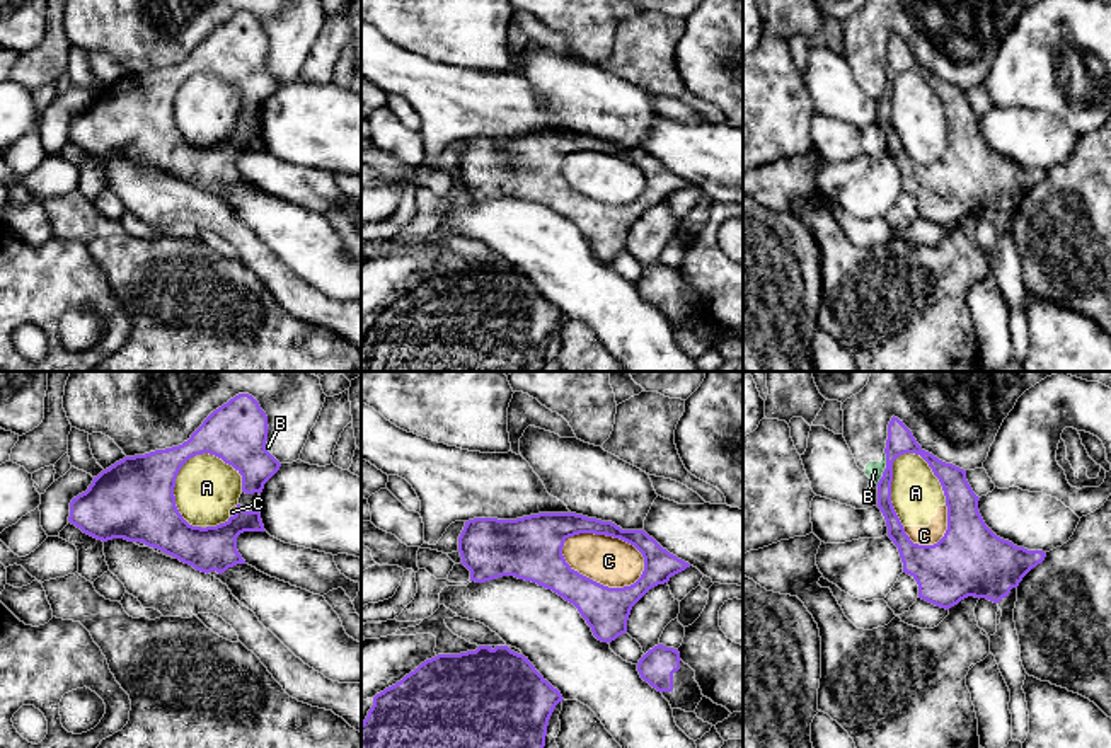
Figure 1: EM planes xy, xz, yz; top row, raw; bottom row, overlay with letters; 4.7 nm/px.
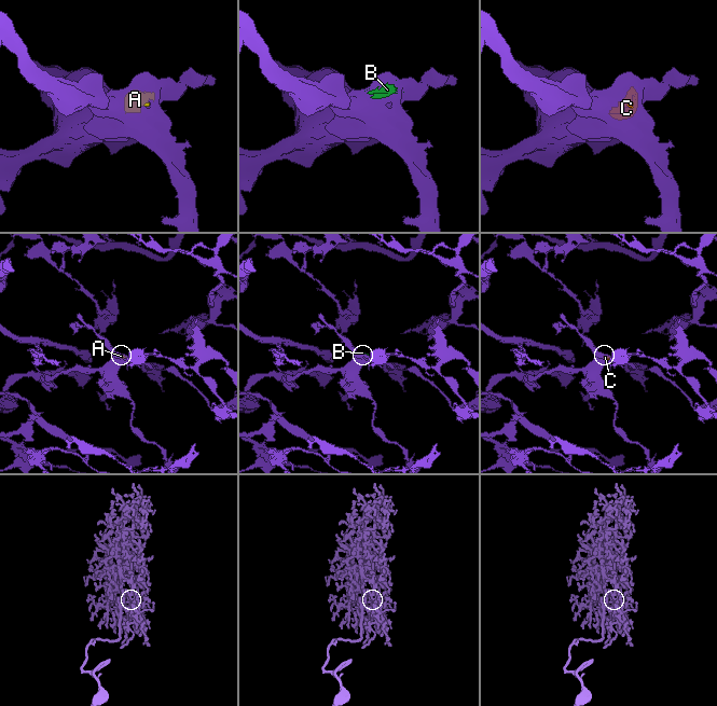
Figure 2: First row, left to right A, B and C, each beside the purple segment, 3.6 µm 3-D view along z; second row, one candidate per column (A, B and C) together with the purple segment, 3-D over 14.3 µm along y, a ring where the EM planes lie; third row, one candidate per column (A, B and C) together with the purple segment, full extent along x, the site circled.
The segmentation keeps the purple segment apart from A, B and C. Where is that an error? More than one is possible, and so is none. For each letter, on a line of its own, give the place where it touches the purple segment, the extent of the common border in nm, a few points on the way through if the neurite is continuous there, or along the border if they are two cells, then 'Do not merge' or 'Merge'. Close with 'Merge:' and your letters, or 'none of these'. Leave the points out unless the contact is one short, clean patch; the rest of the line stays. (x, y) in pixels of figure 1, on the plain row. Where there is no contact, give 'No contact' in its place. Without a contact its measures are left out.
A: Touches purple at xy (174, 103). Shared border 360 nm. Do not merge
B: Touches purple at yz (886, 86). Shared border 160 nm. Boundary: yz (885, 70), (885, 89), (876, 101). Do not merge
C: Touches purple at xz (610, 154). Shared border 420 nm. Do not merge
Merge: none of these

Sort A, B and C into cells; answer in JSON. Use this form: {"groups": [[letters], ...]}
{"groups": [["A", "B", "C"]]}

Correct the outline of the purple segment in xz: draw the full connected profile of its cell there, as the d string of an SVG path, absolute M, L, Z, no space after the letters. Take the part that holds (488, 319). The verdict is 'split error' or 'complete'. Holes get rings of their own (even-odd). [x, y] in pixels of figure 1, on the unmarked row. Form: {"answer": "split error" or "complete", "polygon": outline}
{"answer": "complete", "polygon": "M479 264L475 269L460 273L438 273L426 278L400 300L373 315L373 324L361 341L361 371L542 371L549 337L556 324L562 319L561 310L535 288L528 276L511 269L508 264Z"}

